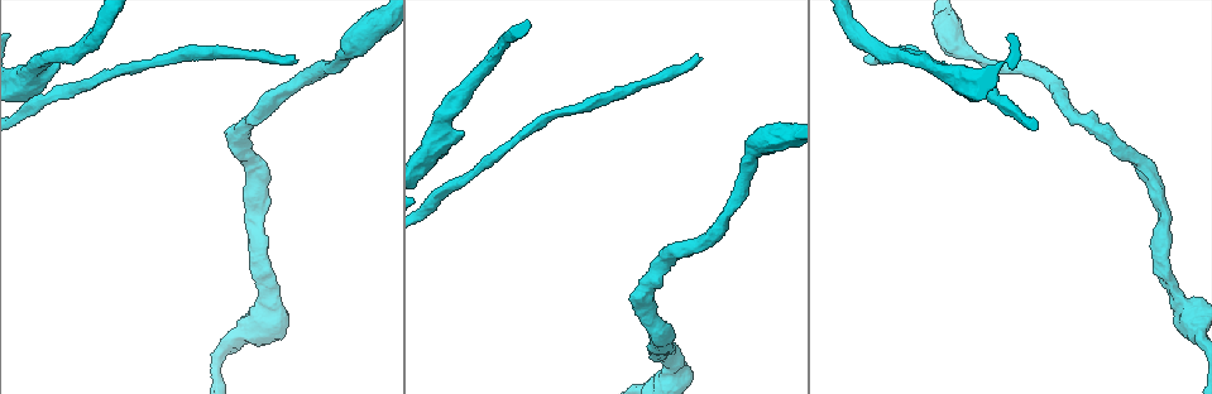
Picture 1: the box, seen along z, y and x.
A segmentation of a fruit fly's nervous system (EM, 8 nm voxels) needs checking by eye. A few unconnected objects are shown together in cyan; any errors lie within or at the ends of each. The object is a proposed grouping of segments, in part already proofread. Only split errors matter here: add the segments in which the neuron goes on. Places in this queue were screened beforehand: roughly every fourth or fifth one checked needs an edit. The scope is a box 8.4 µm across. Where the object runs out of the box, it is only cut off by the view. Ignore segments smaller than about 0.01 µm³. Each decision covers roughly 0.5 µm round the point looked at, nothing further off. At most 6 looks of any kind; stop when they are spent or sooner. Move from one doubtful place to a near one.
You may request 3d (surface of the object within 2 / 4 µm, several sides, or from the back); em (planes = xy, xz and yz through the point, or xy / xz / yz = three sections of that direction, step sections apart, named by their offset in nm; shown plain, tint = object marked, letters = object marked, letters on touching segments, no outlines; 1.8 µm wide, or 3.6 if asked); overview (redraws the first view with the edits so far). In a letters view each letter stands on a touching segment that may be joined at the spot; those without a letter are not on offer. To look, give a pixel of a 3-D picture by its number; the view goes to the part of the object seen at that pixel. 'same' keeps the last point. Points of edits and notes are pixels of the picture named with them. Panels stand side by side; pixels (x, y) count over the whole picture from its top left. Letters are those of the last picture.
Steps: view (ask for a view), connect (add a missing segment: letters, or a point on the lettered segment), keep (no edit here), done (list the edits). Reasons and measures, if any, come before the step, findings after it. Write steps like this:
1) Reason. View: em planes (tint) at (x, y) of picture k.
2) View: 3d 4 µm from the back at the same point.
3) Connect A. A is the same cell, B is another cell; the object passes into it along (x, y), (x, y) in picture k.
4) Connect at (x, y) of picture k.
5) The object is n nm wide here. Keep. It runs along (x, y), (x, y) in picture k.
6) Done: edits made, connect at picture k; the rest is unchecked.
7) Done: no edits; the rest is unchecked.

Free end. View: em 3.6 µm planes (letters) at (700, 58) of picture 1.

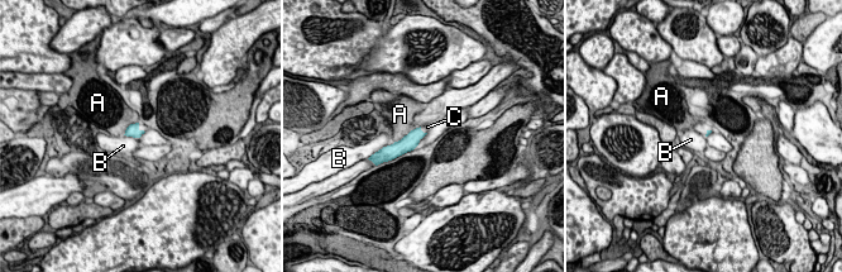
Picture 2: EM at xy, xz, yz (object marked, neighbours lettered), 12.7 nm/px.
Connect C. C is the same cell, A and B are other cells; the object passes into it along (133, 130), (138, 128), (142, 127) in picture 2; it goes on there.

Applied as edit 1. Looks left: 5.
View: overview.

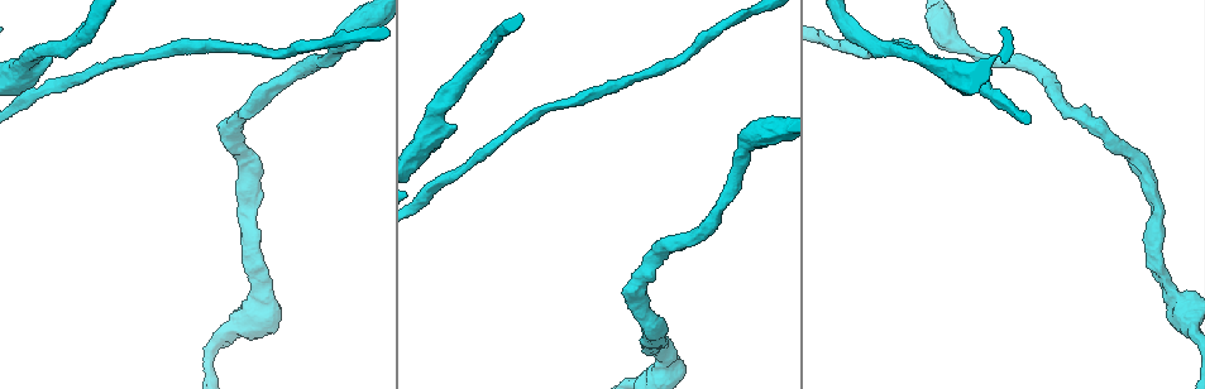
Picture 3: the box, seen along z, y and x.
Thick turns thin. View: 3d 2 µm from the back at (748, 139) of picture 3.

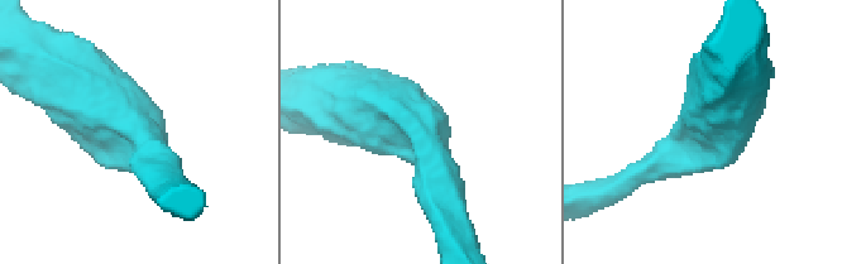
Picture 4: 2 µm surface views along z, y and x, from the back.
Shape alone is not enough. View: em planes (plain) at (699, 137) of picture 4.

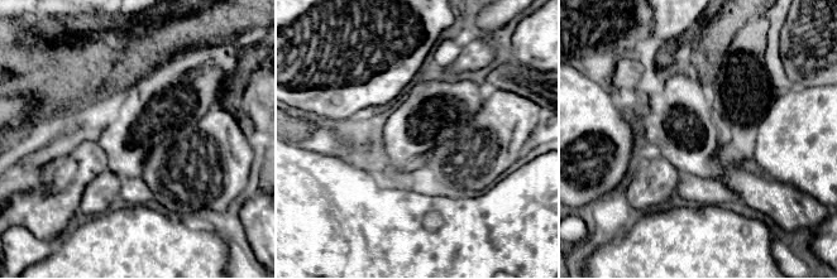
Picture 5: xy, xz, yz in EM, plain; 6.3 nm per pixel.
View: em planes (letters) at the same point.

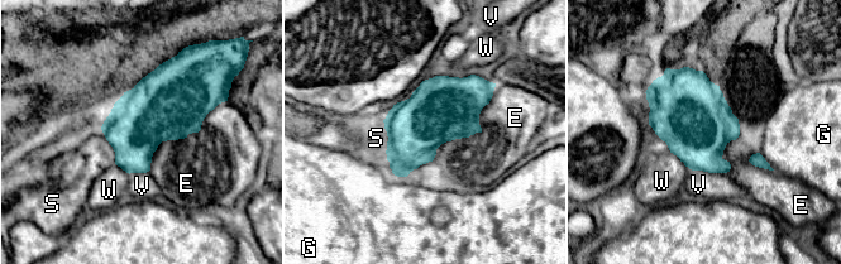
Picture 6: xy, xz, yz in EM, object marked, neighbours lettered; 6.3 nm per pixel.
The object is 400 nm wide here; the longest contact is with E, 340 nm. Connect E. E is the same cell, G, S, V and W are other cells; the neuron continues.

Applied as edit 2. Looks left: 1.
Done: edits made, connect at picture 2, connect at picture 6; the rest is unchecked.

